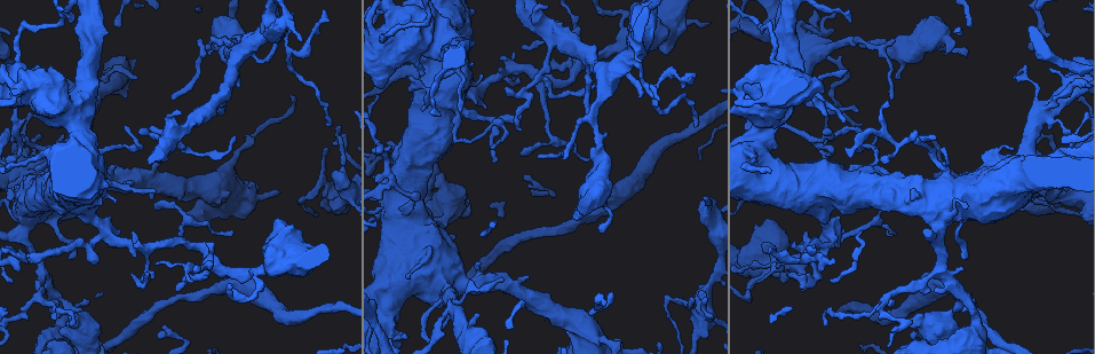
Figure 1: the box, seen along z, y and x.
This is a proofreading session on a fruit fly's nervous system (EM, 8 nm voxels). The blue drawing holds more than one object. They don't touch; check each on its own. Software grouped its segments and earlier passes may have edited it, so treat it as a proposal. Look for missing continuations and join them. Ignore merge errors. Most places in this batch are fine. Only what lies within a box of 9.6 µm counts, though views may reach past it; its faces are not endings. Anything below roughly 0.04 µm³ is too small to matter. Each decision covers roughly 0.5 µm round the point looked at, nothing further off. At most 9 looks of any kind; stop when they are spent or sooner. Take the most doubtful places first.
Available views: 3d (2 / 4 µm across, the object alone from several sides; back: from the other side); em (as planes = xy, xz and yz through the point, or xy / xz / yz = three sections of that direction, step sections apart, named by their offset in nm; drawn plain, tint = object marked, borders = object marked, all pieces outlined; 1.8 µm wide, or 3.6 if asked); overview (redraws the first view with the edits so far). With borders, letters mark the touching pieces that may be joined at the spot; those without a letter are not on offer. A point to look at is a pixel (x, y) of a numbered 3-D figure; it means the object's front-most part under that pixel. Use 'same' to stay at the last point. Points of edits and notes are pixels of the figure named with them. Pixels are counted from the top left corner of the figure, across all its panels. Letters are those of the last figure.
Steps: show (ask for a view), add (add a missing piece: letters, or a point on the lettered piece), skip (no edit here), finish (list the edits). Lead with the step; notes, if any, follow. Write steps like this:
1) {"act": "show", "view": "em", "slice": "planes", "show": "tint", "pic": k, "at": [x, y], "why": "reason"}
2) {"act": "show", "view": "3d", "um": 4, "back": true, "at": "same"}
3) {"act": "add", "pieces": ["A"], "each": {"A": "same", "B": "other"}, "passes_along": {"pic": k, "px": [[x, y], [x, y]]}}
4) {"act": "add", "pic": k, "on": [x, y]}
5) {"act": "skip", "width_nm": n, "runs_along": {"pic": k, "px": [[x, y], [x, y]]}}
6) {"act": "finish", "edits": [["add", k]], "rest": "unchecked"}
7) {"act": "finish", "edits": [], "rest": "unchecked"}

{"act": "show", "view": "em", "slice": "planes", "show": "borders", "pic": 1, "at": [26, 140], "why": "a fork"}

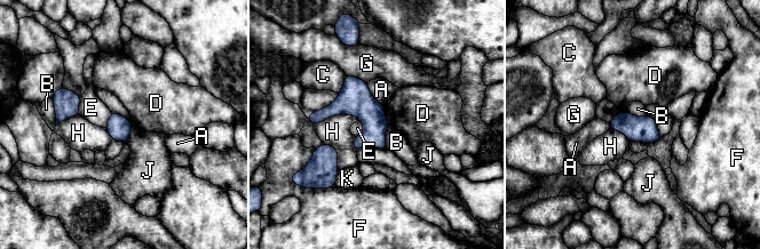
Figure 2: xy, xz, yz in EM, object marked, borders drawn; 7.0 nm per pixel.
{"act": "skip", "longest_contact_nm": ["H", 340], "each": {"A": "other", "B": "other", "C": "other", "D": "other", "E": "other", "F": "other", "G": "other", "H": "other", "J": "other", "K": "other"}, "border": {"pic": 2, "px": [[52, 98], [56, 125]]}, "found": "no lettered piece goes on from it"}

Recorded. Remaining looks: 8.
{"act": "show", "view": "3d", "um": 2, "pic": 1, "at": [857, 110], "why": "free end"}

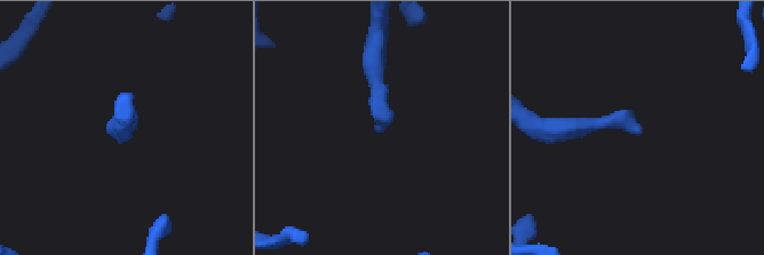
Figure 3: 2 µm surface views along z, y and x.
{"act": "show", "view": "em", "slice": "planes", "show": "plain", "pic": 3, "at": [380, 131]}

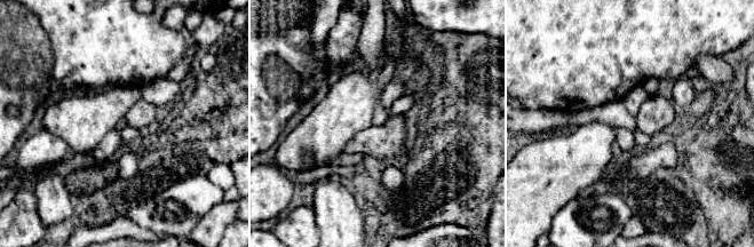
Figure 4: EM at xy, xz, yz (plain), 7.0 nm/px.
{"act": "show", "view": "em", "slice": "planes", "show": "borders", "at": "same"}

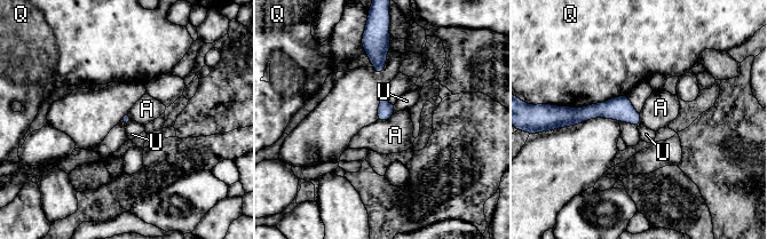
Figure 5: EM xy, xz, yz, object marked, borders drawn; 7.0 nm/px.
{"act": "skip", "each": {"A": "other", "Q": "other", "U": "other"}, "found": "no lettered piece goes on from it"}

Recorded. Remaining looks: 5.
{"act": "show", "view": "em", "um": 3.6, "slice": "planes", "show": "borders", "pic": 1, "at": [941, 208], "why": "sudden change in width"}

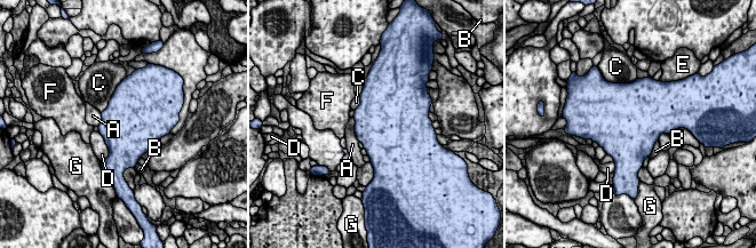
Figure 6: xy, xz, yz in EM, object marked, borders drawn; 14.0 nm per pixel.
{"act": "skip", "width_nm": 850, "each": {"A": "other", "B": "other", "C": "other", "D": "other", "E": "other", "F": "other", "G": "other"}, "border": {"pic": 6, "px": [[352, 118], [355, 120], [355, 132]]}, "found": "no lettered piece goes on from it"}

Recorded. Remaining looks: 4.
{"act": "show", "view": "em", "um": 3.6, "slice": "planes", "show": "tint", "pic": 1, "at": [806, 99], "why": "thick end"}

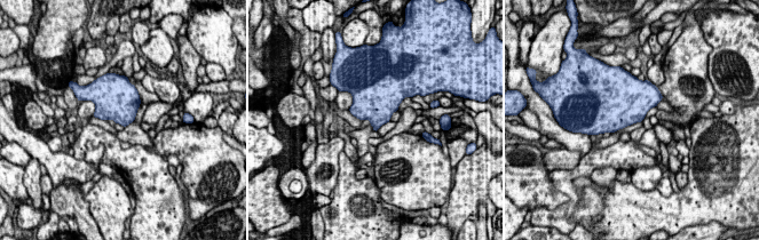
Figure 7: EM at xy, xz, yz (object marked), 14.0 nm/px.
{"act": "show", "view": "em", "um": 3.6, "slice": "planes", "show": "borders", "at": "same"}

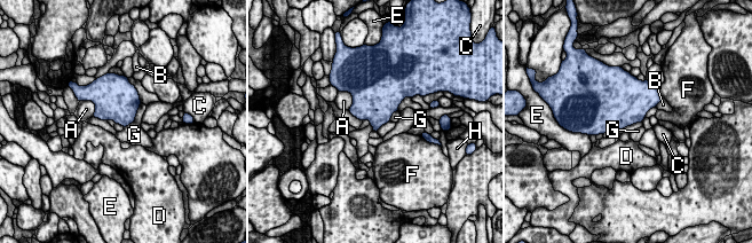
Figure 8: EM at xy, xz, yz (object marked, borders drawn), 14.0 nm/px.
{"act": "skip", "each": {"A": "other", "B": "other", "C": "other", "D": "other", "E": "other", "F": "other", "G": "other", "H": "other"}, "border": {"pic": 8, "px": [[141, 103], [135, 118], [124, 127]]}, "found": "no lettered piece goes on from it"}

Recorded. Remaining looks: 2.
{"act": "finish", "edits": [], "rest": "unchecked"}

